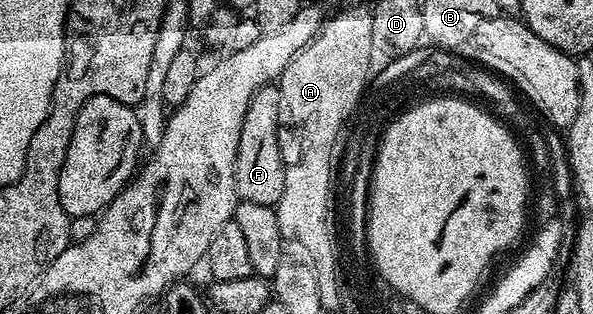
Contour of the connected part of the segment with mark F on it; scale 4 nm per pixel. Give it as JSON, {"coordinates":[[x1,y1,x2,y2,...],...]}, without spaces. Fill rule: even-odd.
{"coordinates":[[271,83,264,86,255,95,252,103,248,103,248,109,244,115,244,127,240,127,240,143,234,164,234,190,243,201,277,206,280,195,284,195,284,175,286,174,287,162,282,161,282,145,278,142,278,109,280,113,281,99,281,88,277,84]]}

